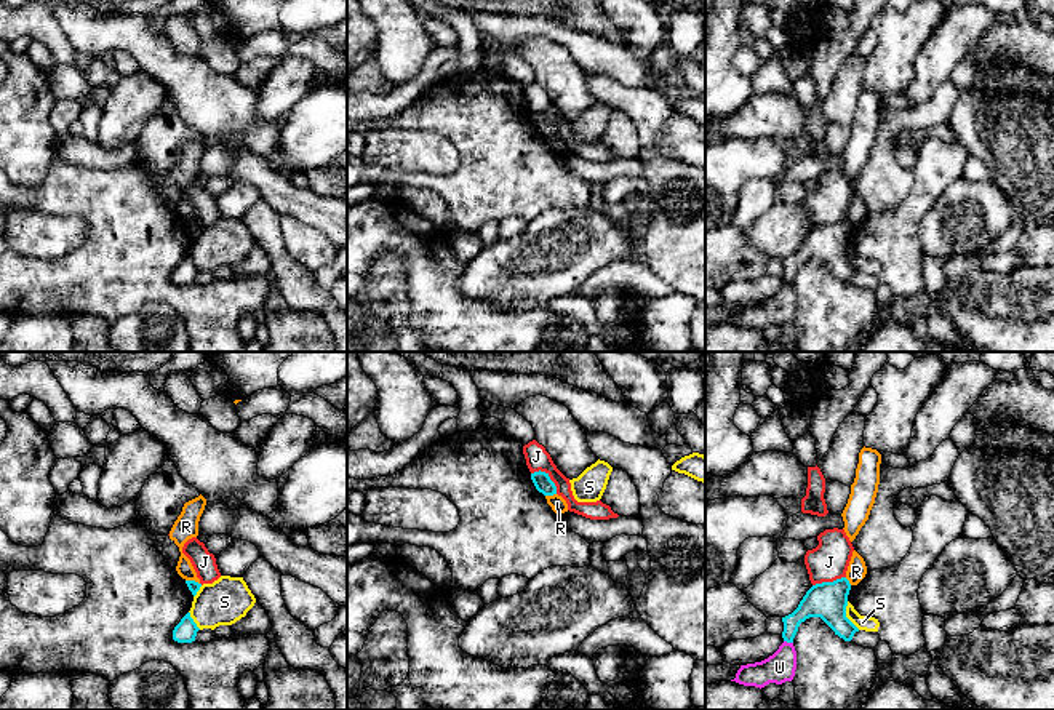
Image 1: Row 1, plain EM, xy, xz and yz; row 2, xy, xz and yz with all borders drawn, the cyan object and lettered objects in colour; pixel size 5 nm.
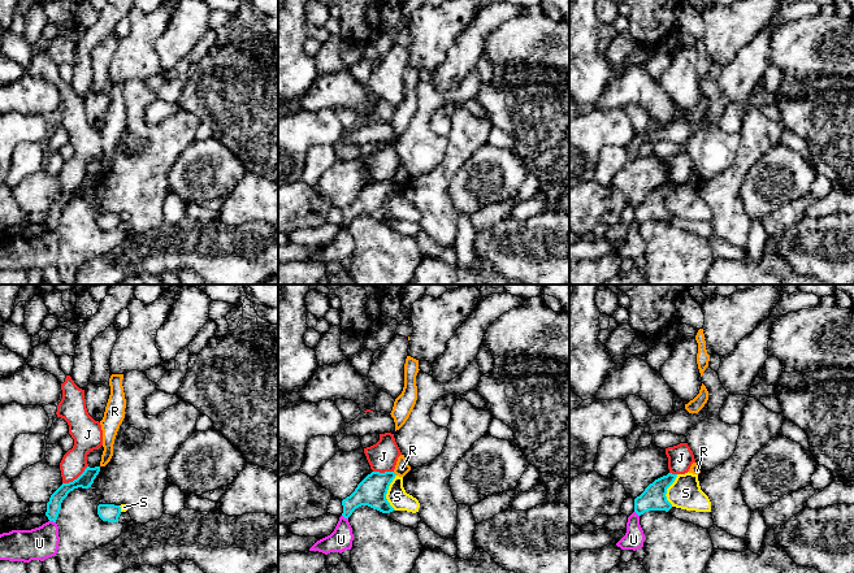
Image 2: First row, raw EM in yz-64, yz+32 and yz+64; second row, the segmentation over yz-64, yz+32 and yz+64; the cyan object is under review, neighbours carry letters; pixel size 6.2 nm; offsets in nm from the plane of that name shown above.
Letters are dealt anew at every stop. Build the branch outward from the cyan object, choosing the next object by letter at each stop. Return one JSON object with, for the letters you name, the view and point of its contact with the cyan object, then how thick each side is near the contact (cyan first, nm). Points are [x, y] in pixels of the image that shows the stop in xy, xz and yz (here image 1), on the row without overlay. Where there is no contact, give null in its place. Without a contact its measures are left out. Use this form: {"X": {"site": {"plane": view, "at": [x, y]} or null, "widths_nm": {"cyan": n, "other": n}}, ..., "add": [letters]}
{"add": []}

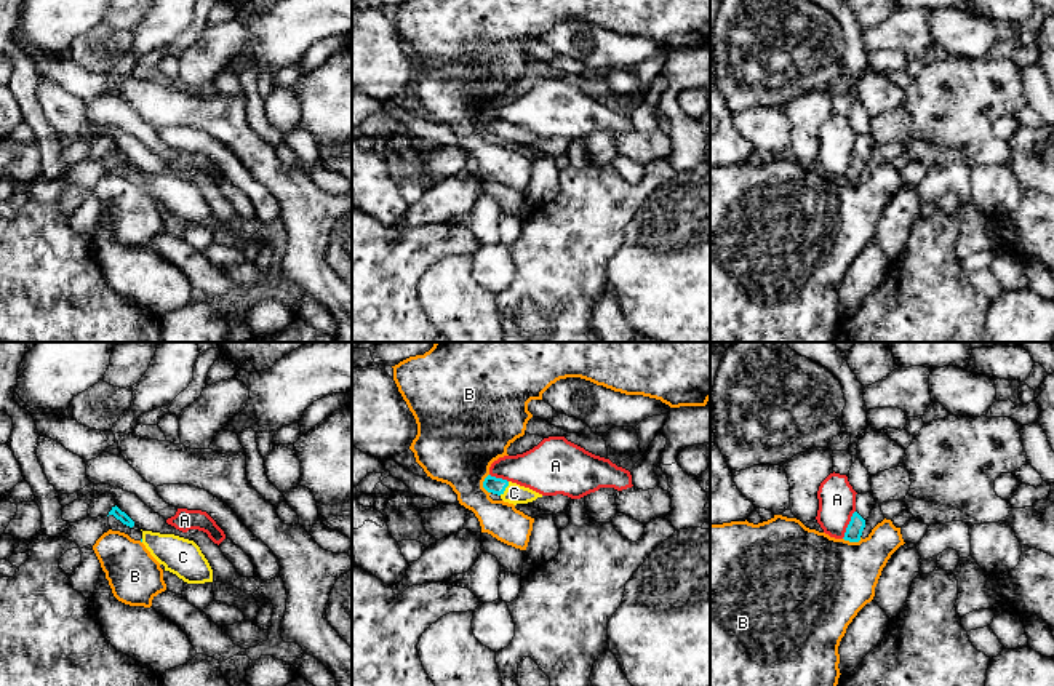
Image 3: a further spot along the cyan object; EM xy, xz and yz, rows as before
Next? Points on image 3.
{"C": {"site": {"plane": "xz", "at": [506, 128]}, "widths_nm": {"cyan": 80, "other": 100}}, "add": ["C"]}

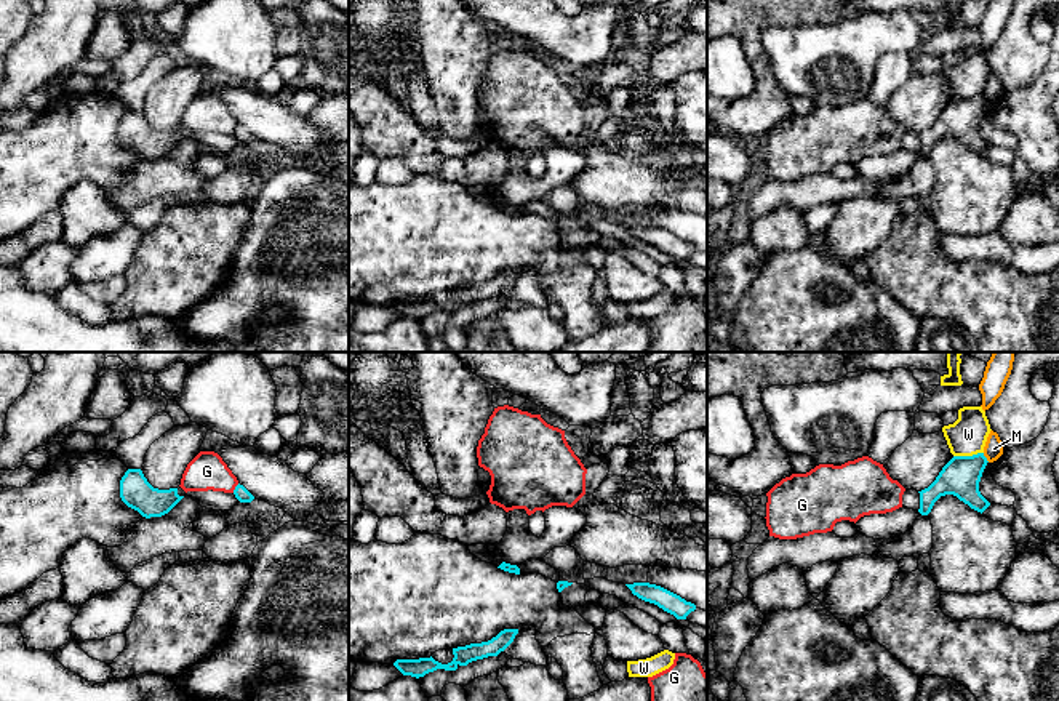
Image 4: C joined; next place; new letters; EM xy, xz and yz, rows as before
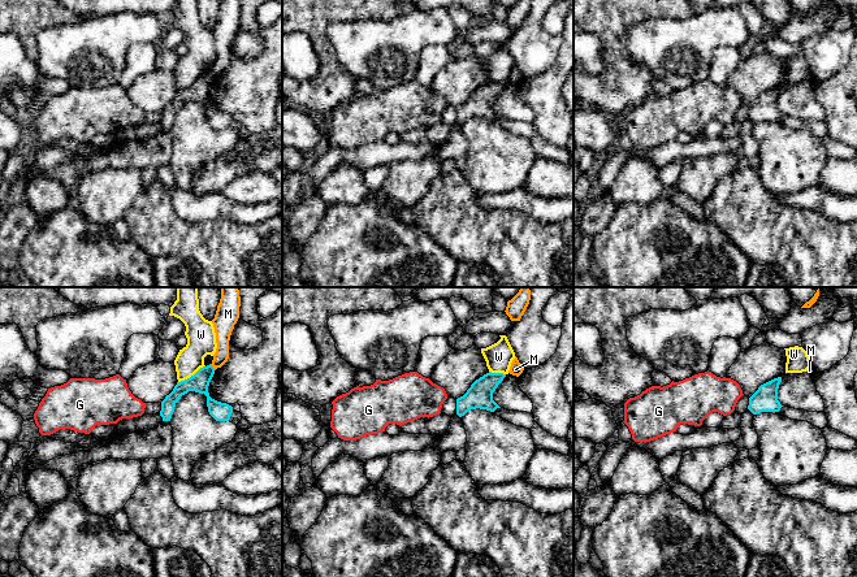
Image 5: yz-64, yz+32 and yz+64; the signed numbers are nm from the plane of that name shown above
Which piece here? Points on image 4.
{"add": []}

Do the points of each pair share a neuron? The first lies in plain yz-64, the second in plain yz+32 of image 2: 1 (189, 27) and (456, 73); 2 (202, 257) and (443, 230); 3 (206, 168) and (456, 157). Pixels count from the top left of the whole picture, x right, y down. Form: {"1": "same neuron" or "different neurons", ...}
{"1": "same neuron", "2": "different neurons", "3": "different neurons"}

